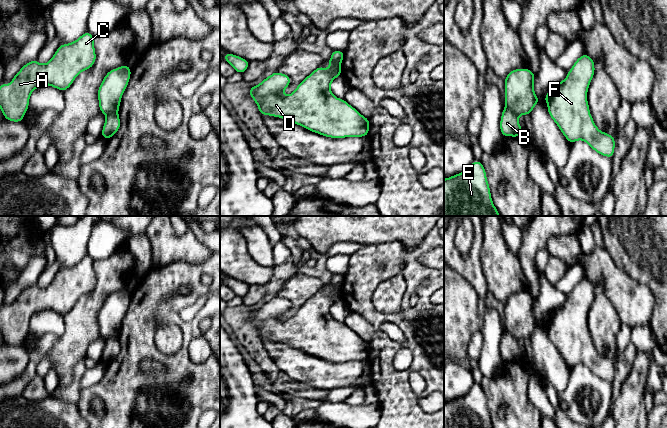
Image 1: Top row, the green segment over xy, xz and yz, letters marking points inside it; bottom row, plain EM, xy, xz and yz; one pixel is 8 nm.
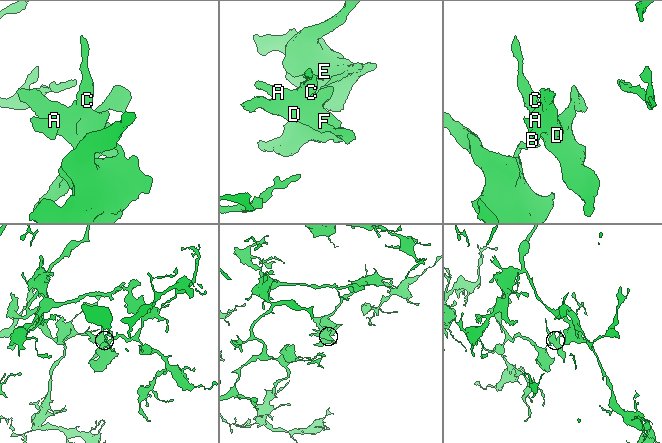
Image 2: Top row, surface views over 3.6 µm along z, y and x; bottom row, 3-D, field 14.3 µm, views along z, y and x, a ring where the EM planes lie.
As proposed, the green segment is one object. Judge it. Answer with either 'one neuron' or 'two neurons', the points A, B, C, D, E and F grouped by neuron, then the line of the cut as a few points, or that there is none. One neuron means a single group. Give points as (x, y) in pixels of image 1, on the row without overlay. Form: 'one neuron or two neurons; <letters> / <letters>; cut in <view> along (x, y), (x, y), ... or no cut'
two neurons; A C D F / B E; cut in yz along (506, 330), (517, 340)

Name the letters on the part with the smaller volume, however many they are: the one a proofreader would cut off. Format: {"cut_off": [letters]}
{"cut_off": ["A", "C", "D", "F"]}

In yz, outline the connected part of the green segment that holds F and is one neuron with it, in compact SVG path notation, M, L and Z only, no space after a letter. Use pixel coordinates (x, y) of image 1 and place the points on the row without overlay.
M583 278L568 295L567 301L553 309L543 324L547 326L549 340L570 368L583 364L600 379L613 382L615 363L597 352L587 326L594 296L594 284Z

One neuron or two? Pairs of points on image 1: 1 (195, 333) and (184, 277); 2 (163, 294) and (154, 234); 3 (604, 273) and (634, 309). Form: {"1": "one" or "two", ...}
{"1": "one", "2": "two", "3": "one"}

